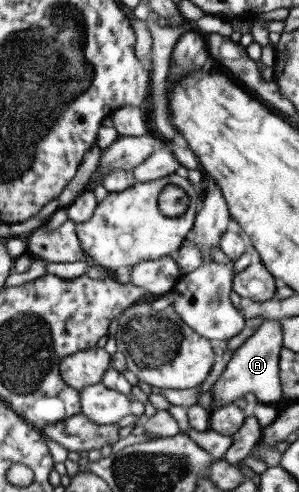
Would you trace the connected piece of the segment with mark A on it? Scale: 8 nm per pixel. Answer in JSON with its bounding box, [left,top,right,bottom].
[210,319,282,406]

